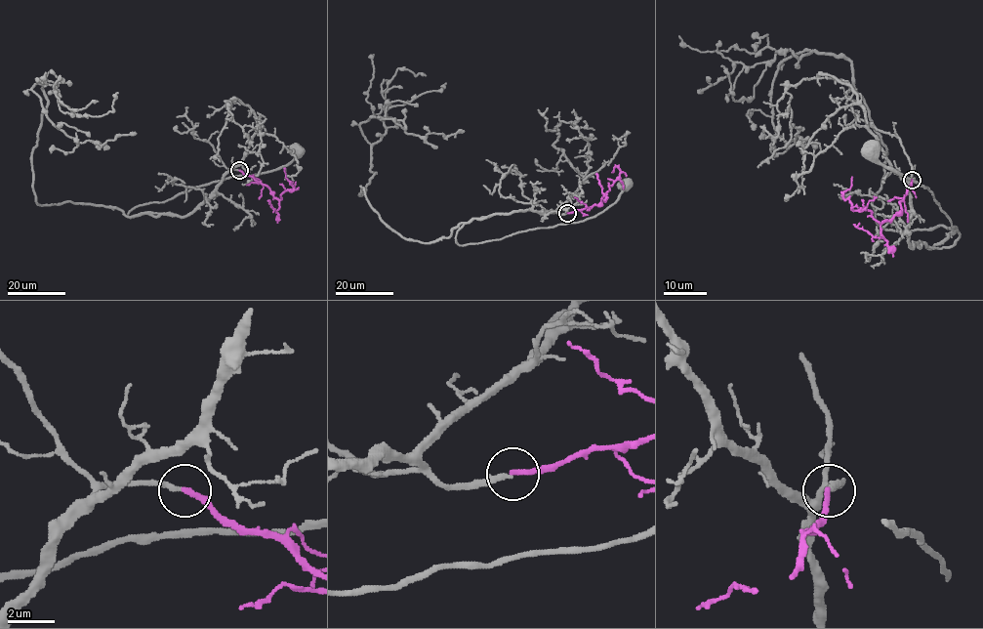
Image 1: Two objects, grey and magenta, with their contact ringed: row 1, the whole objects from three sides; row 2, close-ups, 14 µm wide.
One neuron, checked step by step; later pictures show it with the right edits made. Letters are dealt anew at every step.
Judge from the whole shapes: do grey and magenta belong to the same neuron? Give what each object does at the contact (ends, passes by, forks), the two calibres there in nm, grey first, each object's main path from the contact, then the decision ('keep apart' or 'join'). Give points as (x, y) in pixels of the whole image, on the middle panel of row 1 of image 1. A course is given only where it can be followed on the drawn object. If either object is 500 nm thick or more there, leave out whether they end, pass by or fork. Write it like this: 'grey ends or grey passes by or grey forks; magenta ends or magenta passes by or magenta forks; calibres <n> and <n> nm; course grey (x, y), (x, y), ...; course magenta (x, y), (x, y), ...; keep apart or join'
grey ends; magenta ends; calibres 200 and 240 nm; course grey (567, 213), (517, 210), (471, 218), (456, 232), (456, 241), (501, 239), (595, 217), (616, 200), (623, 184); course magenta (567, 213), (598, 206), (621, 172), (617, 166), (613, 172); join

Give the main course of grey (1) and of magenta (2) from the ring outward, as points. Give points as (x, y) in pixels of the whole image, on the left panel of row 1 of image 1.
1: (239, 170), (229, 169), (183, 217), (128, 216), (193, 188), (278, 169), (295, 149)
2: (239, 170), (266, 186), (279, 200), (284, 191), (293, 189), (285, 178), (285, 168)

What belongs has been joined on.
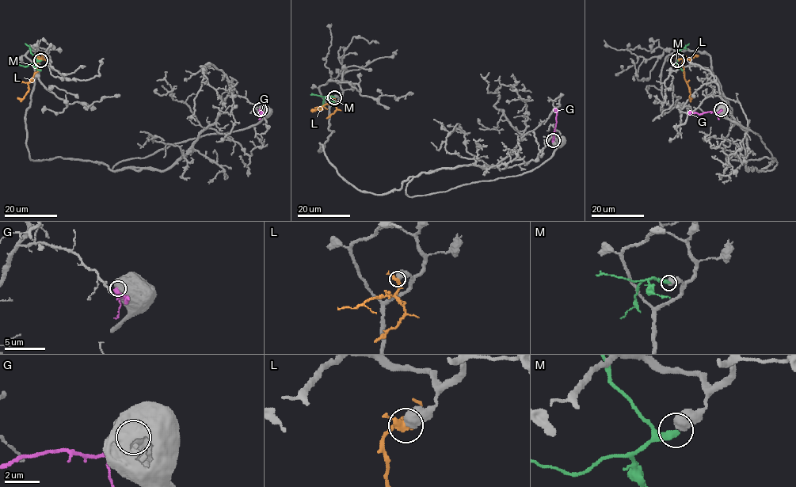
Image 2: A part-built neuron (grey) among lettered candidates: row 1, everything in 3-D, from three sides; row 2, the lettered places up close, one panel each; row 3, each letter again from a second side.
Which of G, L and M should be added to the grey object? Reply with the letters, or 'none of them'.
none of them

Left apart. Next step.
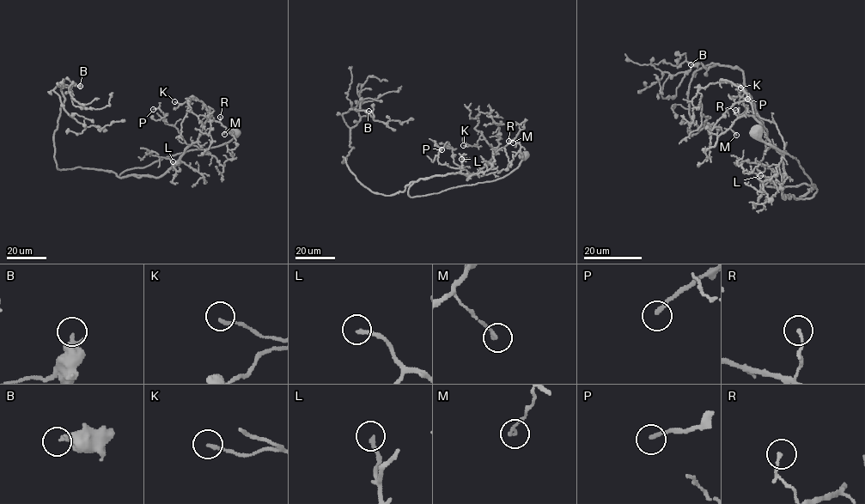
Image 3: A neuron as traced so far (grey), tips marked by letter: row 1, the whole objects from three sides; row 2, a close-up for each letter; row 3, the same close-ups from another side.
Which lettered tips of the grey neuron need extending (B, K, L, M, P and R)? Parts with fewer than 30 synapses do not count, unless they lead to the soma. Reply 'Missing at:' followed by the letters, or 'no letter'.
Missing at: L

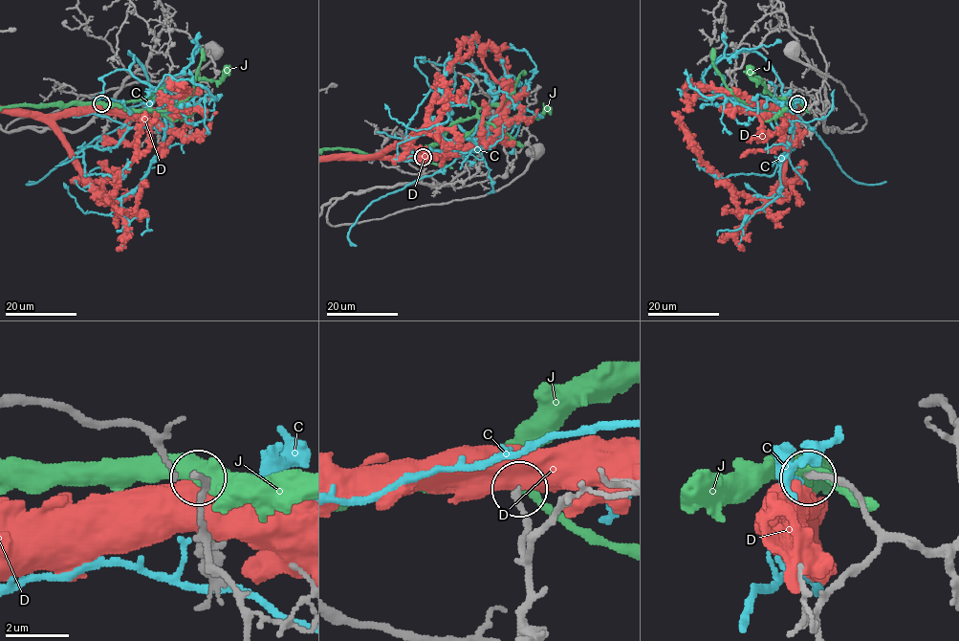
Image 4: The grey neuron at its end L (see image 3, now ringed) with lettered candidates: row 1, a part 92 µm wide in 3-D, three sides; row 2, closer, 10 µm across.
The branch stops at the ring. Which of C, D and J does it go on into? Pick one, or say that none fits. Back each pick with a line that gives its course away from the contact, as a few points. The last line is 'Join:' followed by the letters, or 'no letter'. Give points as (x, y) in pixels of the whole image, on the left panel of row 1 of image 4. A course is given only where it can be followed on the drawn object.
Join: no letter

